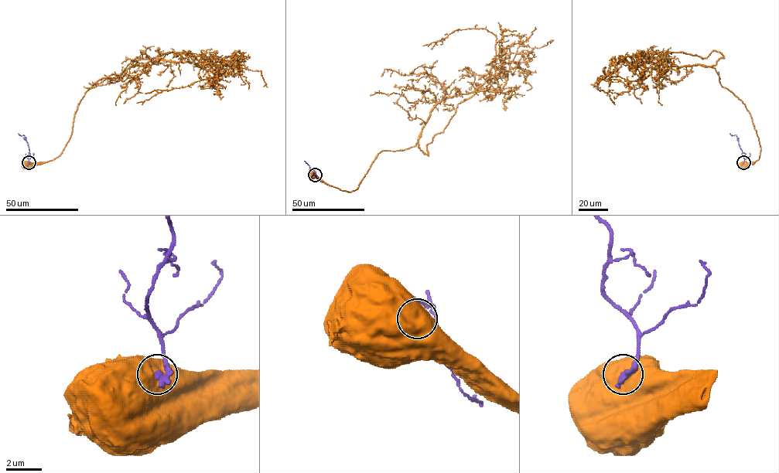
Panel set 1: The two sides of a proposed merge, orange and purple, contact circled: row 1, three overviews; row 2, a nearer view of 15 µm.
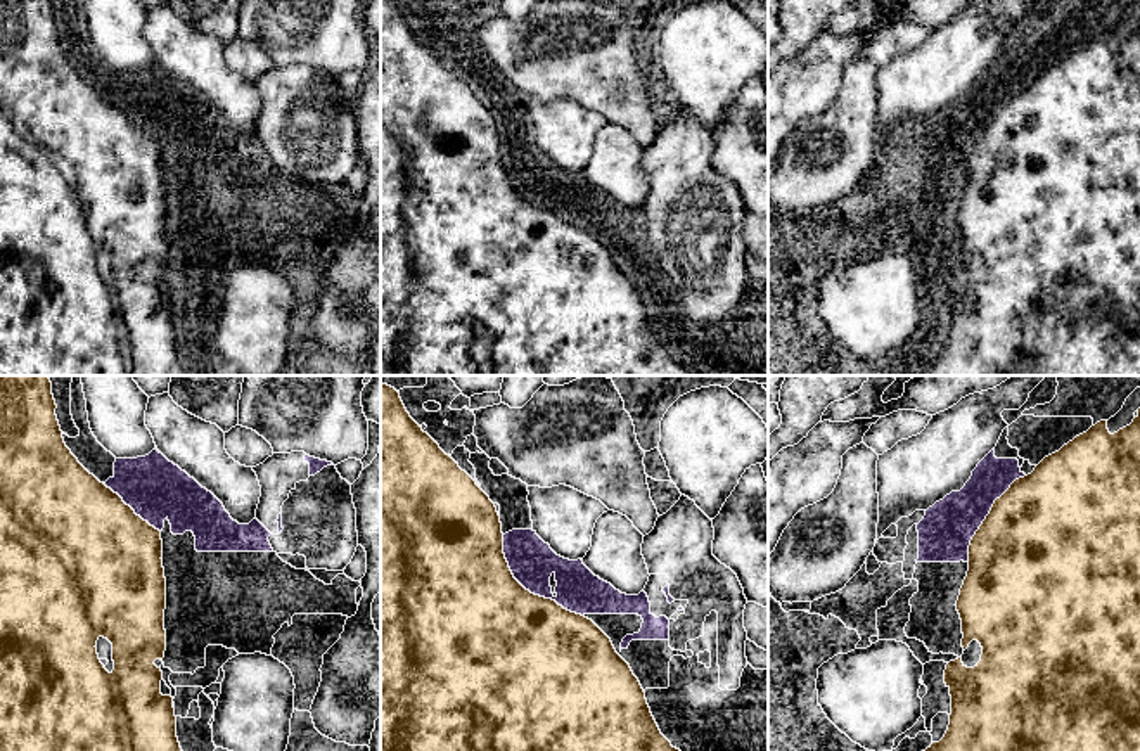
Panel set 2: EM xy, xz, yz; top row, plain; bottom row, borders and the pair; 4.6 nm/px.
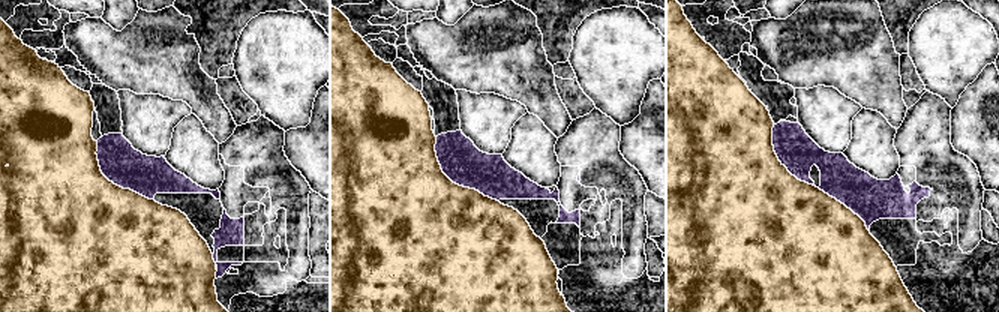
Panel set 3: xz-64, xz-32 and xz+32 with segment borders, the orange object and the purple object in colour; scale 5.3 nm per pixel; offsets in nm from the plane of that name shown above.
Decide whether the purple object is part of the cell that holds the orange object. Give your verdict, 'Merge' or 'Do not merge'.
Do not merge

